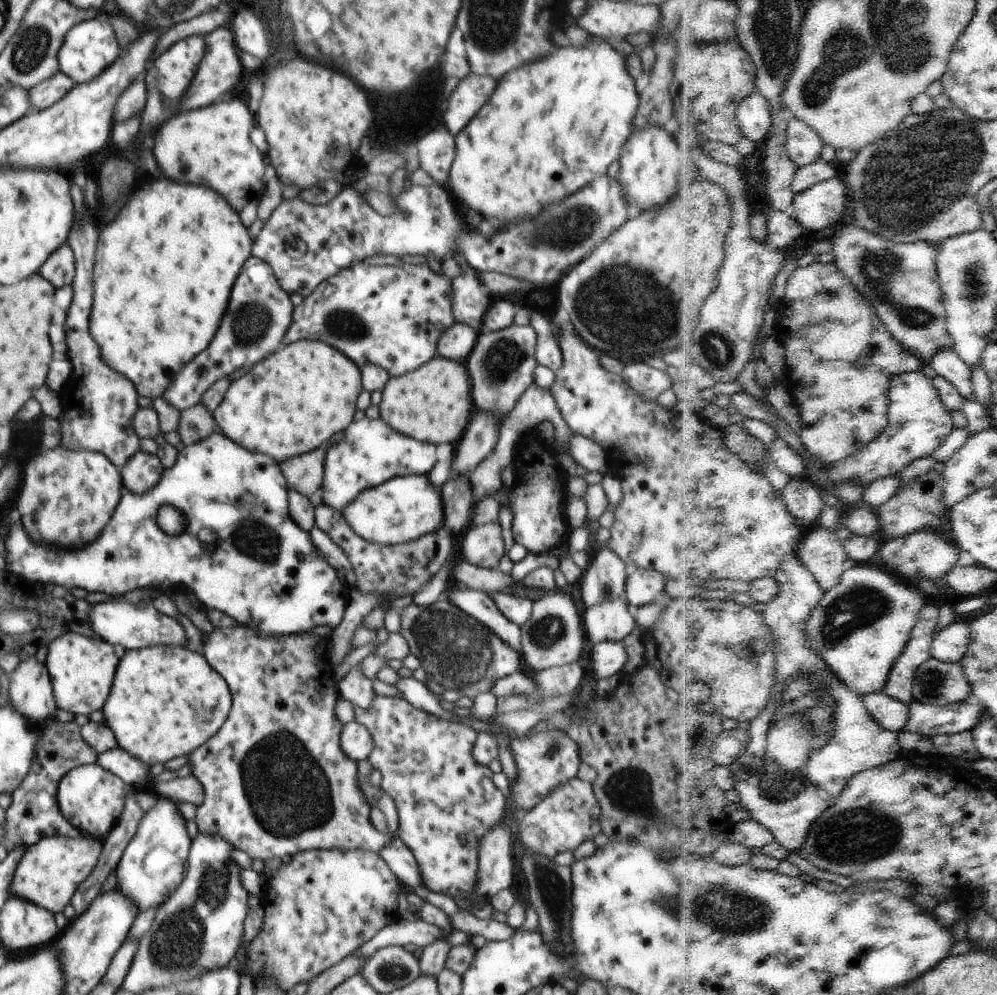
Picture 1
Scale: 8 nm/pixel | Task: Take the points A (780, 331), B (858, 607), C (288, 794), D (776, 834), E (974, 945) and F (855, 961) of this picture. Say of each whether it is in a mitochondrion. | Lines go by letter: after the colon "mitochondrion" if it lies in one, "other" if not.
A: other
B: mitochondrion
C: mitochondrion
D: other
E: other
F: other

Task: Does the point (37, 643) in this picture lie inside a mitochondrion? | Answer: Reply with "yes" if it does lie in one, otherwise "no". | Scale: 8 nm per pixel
no

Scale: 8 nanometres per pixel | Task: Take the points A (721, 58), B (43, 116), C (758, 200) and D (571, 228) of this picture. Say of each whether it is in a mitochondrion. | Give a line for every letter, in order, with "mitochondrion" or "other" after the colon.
A: other
B: other
C: other
D: mitochondrion

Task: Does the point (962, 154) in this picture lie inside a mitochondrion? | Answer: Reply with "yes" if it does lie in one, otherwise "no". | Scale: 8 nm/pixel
yes

